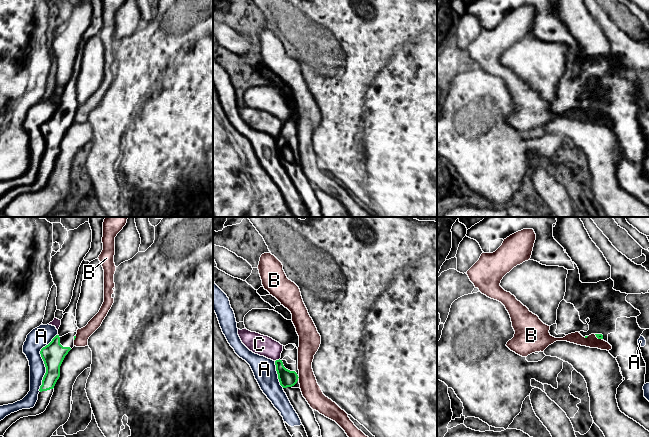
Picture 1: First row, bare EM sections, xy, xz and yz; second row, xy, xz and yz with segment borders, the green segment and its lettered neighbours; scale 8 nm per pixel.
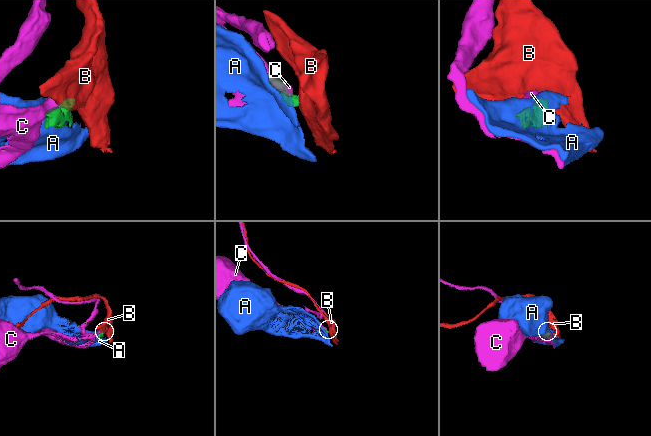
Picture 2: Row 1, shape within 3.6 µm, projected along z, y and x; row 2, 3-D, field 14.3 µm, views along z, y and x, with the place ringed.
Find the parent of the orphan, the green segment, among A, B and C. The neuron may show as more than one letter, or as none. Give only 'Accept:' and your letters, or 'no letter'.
Accept: no letter

